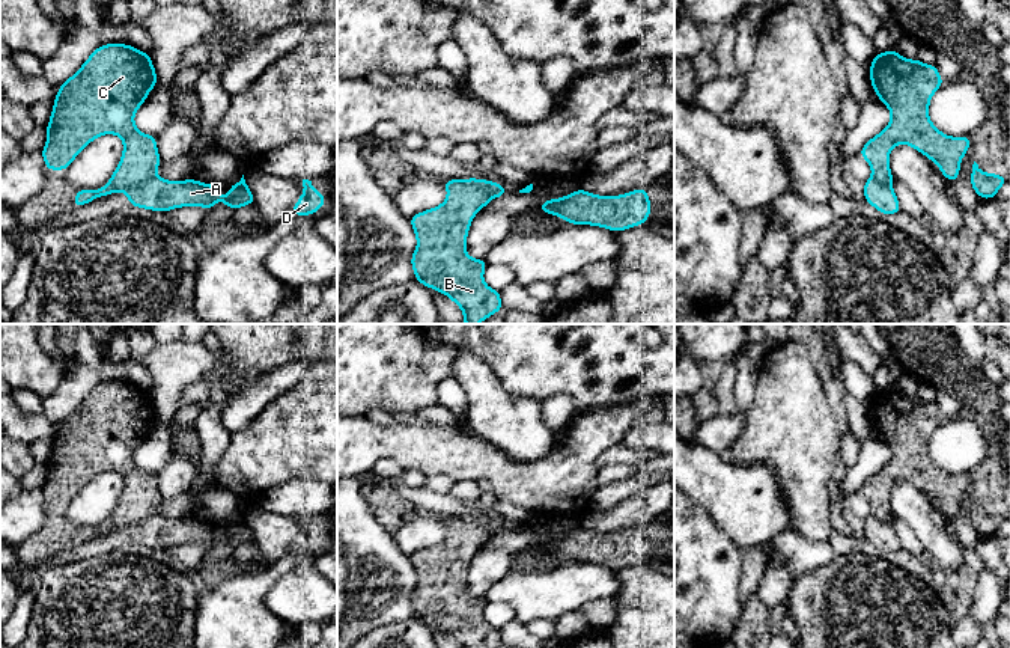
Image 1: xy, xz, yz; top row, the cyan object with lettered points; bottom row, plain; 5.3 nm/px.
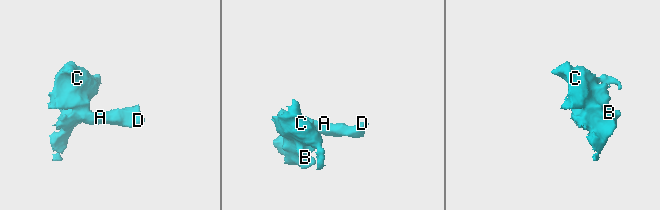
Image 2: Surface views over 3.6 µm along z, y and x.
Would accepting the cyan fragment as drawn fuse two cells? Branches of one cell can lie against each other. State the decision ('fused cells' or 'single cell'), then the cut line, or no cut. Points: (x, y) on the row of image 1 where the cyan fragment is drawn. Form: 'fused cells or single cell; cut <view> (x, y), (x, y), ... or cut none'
fused cells; cut xy (155, 177), (122, 190)

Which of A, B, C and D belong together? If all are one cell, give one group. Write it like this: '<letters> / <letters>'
A D / B C

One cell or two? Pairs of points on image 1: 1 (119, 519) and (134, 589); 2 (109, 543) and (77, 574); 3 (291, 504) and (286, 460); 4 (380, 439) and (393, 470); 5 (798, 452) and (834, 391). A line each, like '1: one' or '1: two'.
1: two
2: two
3: two
4: two
5: two

